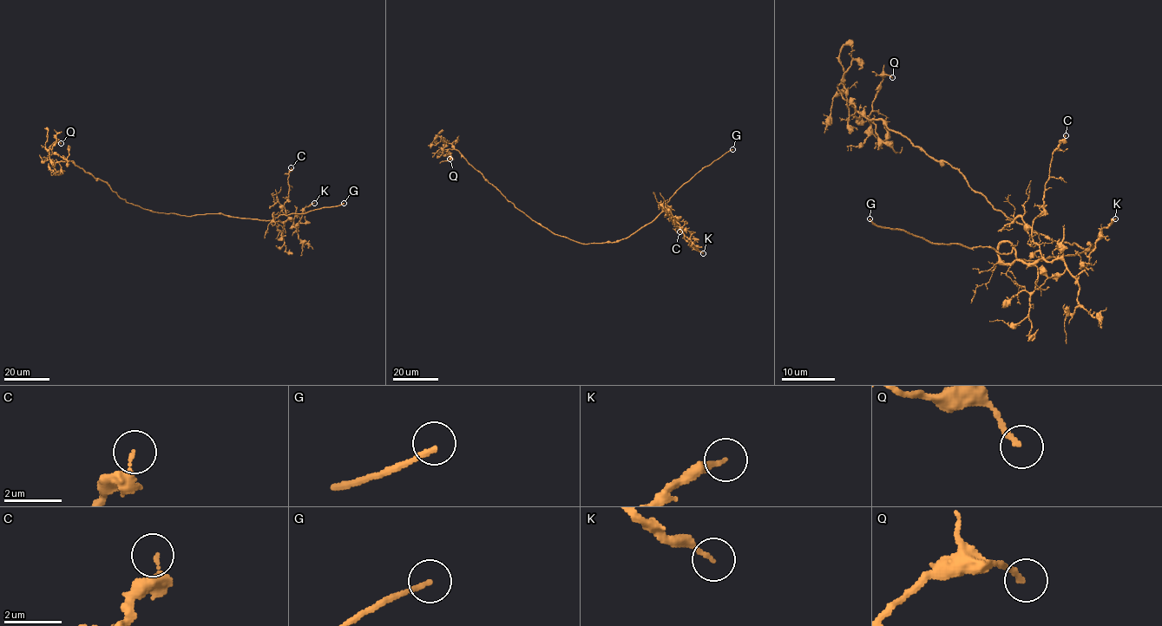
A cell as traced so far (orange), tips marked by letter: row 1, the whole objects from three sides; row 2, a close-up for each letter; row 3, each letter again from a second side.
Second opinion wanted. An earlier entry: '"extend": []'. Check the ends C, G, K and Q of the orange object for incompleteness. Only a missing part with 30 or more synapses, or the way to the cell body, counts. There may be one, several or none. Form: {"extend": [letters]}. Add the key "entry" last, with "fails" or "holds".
{"extend": ["G"], "entry": "fails"}

